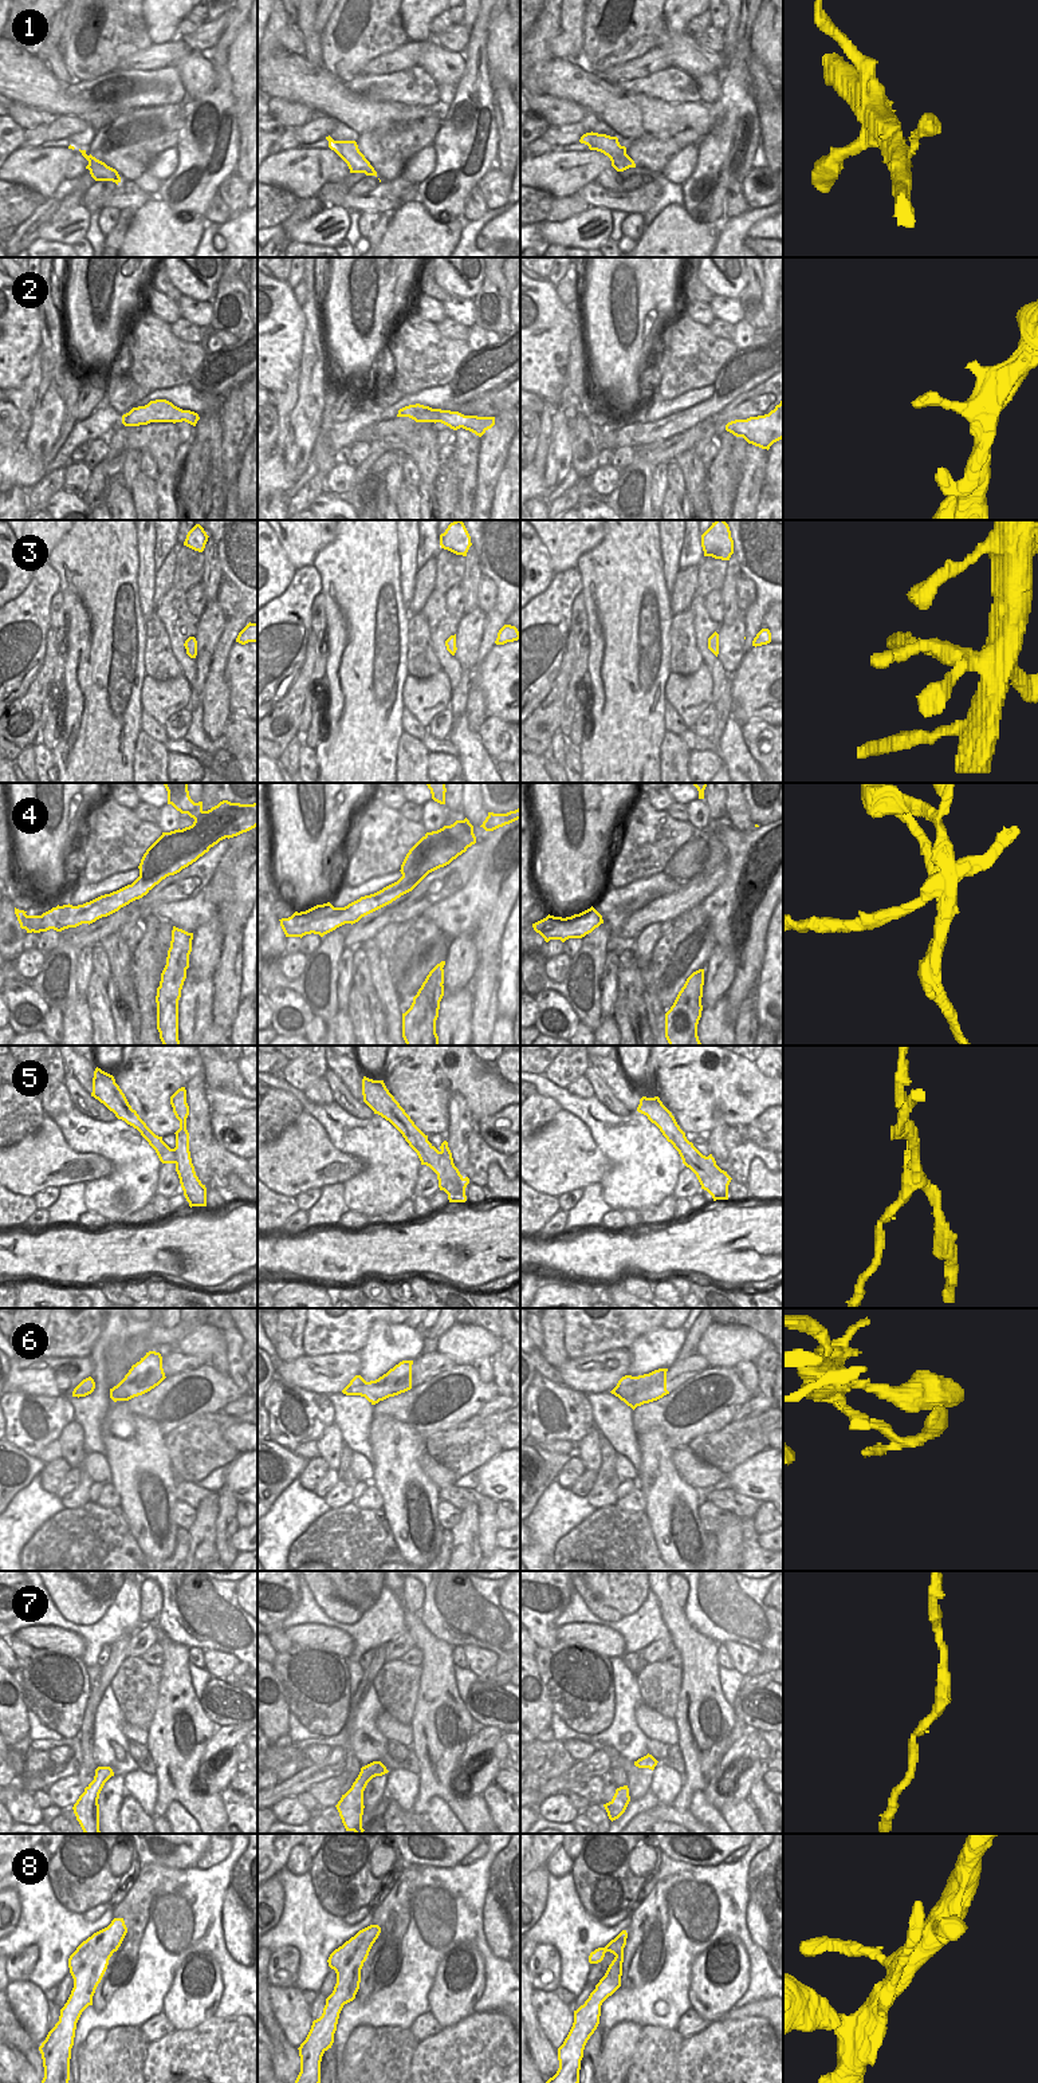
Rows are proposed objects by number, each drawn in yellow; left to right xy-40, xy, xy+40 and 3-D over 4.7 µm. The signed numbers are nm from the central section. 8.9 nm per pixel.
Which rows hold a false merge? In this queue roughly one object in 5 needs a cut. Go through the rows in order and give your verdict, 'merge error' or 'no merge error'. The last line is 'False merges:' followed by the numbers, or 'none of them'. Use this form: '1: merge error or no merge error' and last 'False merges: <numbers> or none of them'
1: no merge error
2: no merge error
3: no merge error
4: merge error
5: merge error
6: no merge error
7: no merge error
8: no merge error
False merges: 4, 5

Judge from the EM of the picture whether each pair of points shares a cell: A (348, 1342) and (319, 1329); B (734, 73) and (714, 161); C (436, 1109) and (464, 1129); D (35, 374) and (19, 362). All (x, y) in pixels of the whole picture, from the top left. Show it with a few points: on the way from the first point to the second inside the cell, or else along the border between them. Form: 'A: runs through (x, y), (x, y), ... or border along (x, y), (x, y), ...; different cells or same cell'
A: runs through (341, 1335), (334, 1329), (326, 1329); same cell
B: runs through (734, 94), (734, 134), (731, 140); same cell
C: border along (457, 1091), (449, 1095), (448, 1129), (444, 1133); different cells
D: border along (39, 347), (31, 359), (30, 373), (14, 389); different cells

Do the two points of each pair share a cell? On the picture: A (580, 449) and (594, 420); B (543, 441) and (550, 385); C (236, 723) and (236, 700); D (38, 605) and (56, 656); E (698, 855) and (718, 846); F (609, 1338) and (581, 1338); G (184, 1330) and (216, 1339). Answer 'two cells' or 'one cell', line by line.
A: two cells
B: two cells
C: two cells
D: two cells
E: two cells
F: one cell
G: two cells

